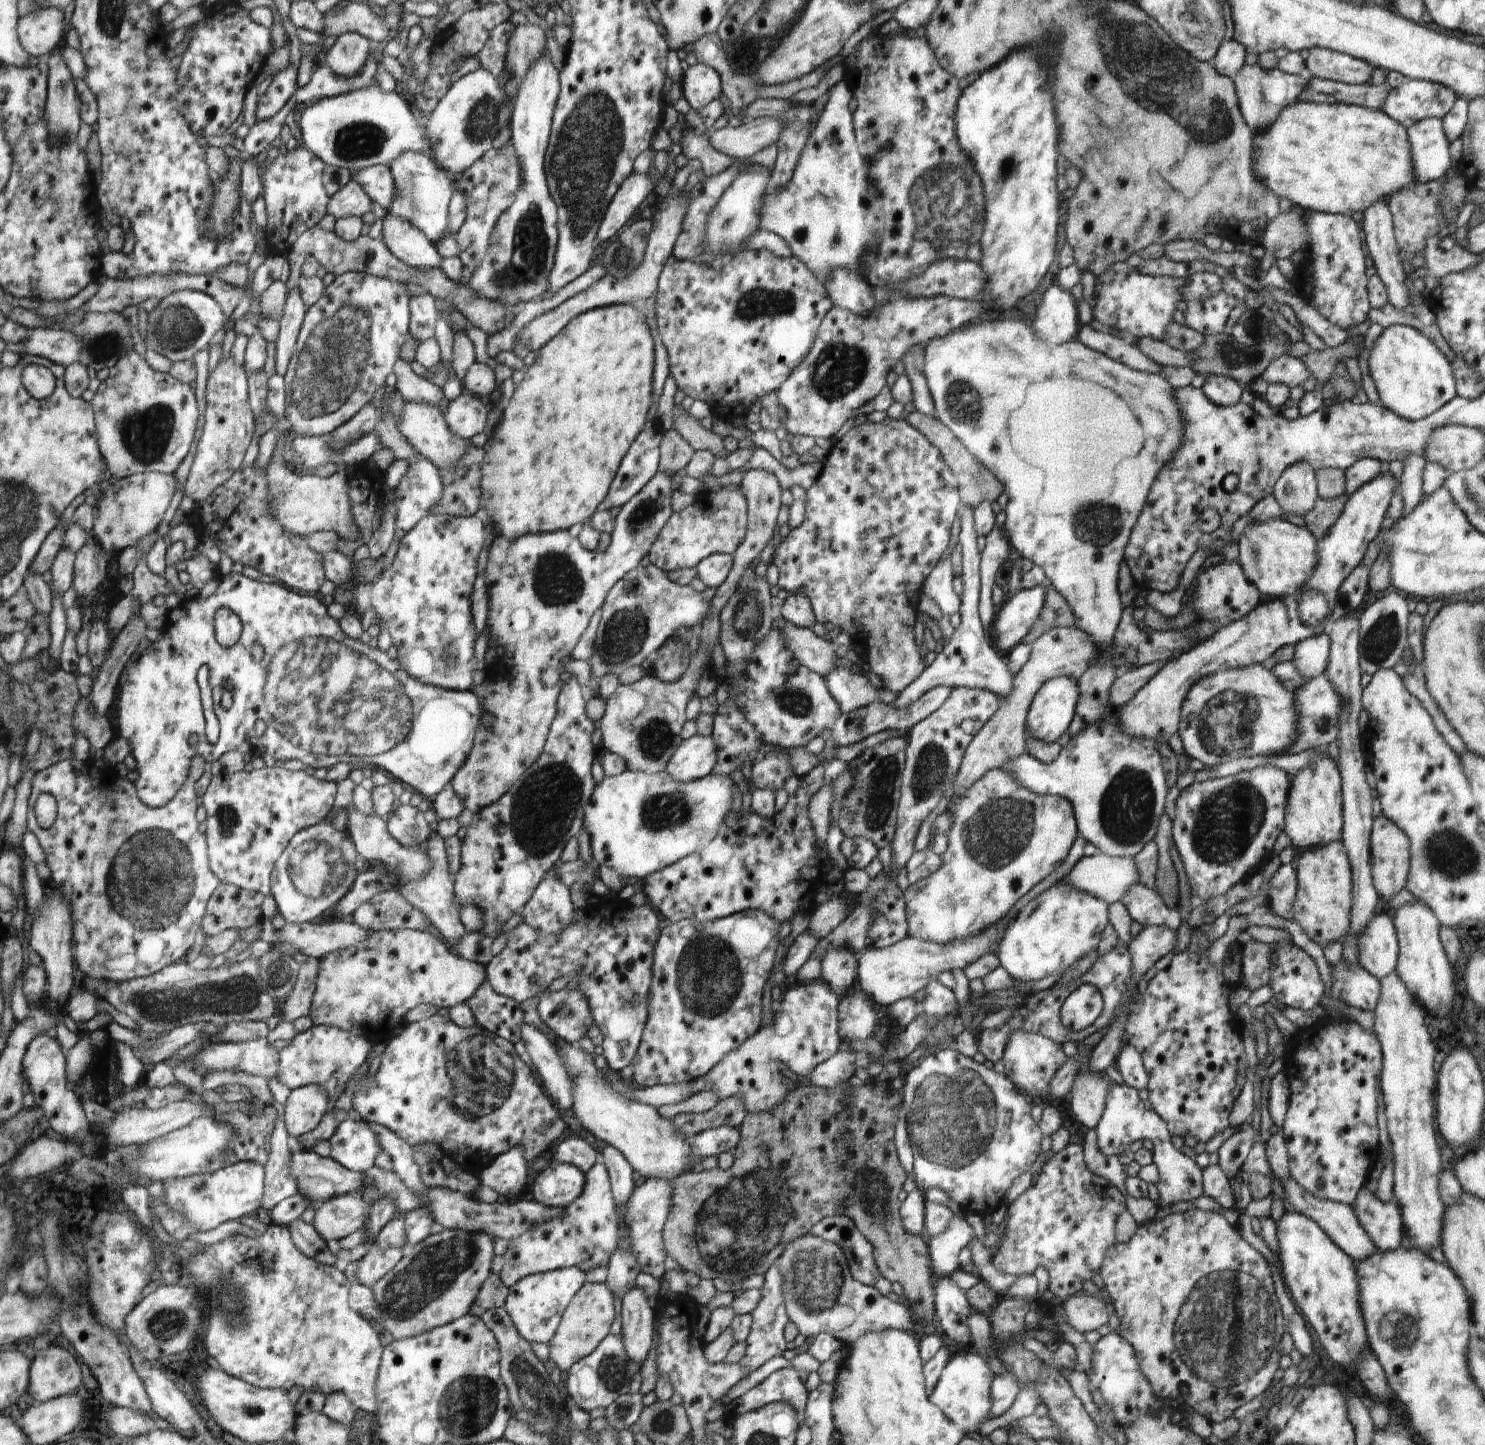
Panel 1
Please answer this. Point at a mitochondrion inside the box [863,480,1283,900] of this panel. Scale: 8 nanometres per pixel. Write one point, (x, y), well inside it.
(1235, 813)

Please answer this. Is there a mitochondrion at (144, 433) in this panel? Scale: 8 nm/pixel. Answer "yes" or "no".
yes

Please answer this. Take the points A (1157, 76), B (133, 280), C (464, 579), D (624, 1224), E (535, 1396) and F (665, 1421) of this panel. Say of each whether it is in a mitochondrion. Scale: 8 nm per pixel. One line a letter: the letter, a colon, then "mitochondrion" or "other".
A: mitochondrion
B: other
C: other
D: other
E: mitochondrion
F: mitochondrion

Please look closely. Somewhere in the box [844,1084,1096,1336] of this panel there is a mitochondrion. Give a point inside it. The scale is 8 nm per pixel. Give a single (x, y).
(872, 1194)

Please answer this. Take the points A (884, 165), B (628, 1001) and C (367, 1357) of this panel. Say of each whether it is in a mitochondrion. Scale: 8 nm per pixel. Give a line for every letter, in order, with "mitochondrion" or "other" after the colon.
A: other
B: mitochondrion
C: other

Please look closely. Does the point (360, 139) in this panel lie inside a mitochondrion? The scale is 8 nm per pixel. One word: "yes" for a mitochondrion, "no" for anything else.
yes

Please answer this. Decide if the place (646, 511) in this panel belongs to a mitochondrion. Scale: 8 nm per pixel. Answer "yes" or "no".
yes

